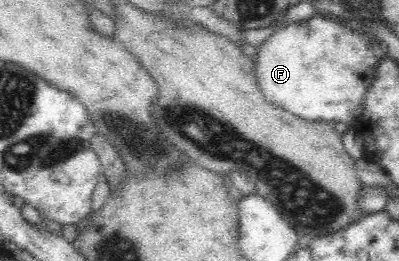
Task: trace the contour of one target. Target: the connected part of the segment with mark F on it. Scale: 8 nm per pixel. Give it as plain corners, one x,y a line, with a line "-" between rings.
326,16
277,29
259,45
258,57
253,64
260,91
268,101
310,121
340,122
352,127
363,112
365,93
375,80
379,59
379,51
364,33

